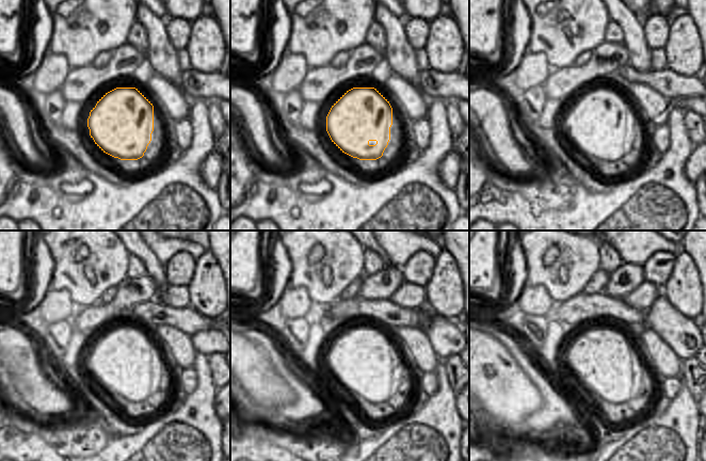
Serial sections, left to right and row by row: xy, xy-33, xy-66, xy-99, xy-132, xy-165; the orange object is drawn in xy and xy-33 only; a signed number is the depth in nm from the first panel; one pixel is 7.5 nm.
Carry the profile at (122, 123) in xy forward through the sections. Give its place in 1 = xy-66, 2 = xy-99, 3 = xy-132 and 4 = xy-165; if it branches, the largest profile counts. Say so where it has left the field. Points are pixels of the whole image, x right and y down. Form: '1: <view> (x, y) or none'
1: xy-66 (602, 115)
2: xy-99 (125, 353)
3: xy-132 (363, 353)
4: xy-165 (597, 355)

